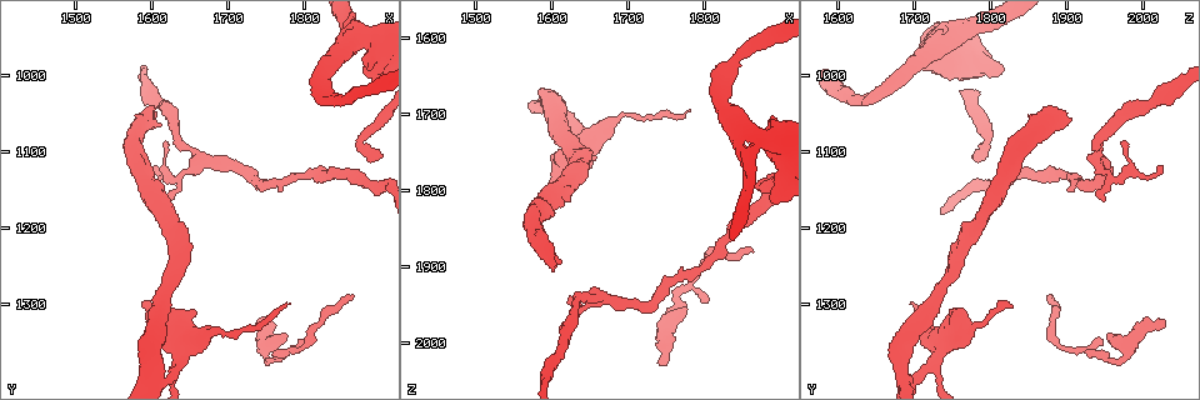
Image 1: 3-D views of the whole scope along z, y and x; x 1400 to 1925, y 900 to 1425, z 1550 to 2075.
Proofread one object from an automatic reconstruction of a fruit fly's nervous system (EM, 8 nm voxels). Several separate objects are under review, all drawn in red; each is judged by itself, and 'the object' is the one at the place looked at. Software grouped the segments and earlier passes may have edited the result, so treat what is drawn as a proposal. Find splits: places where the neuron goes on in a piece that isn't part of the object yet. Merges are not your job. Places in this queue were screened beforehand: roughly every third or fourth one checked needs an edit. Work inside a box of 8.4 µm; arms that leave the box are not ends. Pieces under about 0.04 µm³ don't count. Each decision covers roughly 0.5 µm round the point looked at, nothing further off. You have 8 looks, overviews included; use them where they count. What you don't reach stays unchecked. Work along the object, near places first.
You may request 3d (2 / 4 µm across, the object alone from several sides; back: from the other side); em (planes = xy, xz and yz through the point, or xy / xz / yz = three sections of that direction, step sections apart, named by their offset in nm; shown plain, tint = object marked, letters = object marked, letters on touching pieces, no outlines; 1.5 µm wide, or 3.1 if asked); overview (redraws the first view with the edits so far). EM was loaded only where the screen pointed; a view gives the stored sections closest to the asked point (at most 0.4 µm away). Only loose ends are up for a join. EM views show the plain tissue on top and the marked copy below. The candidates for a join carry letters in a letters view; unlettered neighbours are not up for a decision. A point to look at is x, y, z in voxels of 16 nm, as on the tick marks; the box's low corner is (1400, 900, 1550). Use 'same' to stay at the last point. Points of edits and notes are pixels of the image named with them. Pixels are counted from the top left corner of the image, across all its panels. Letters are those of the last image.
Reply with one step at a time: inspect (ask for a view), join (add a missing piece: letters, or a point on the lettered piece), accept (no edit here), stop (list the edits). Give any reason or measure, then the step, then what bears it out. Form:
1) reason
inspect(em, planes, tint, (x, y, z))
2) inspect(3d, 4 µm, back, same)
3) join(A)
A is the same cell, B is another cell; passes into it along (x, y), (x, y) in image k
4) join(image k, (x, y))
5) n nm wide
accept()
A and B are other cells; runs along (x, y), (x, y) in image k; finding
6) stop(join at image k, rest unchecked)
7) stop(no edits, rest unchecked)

an open end
inspect(3d, 2 µm, (1845, 960, 1760))

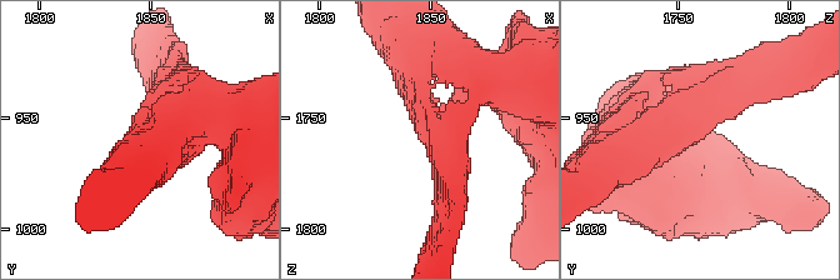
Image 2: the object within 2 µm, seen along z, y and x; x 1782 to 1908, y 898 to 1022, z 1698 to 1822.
inspect(em, xz, step 4, letters, (1849, 962, 1758))

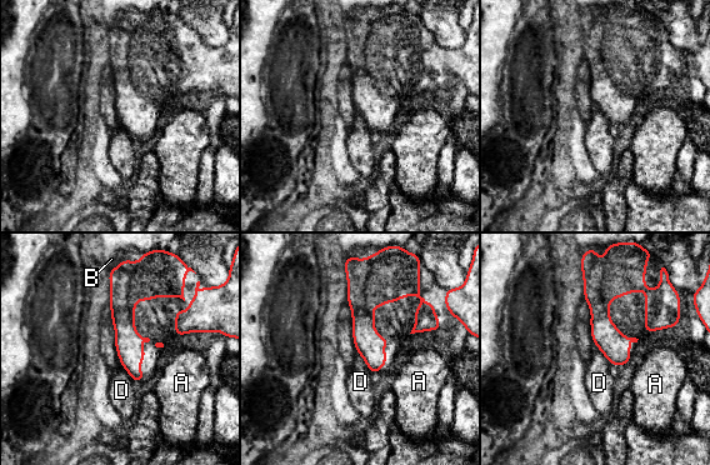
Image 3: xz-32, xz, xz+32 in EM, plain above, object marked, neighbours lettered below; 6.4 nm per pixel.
another direction
inspect(em, planes, letters, same)

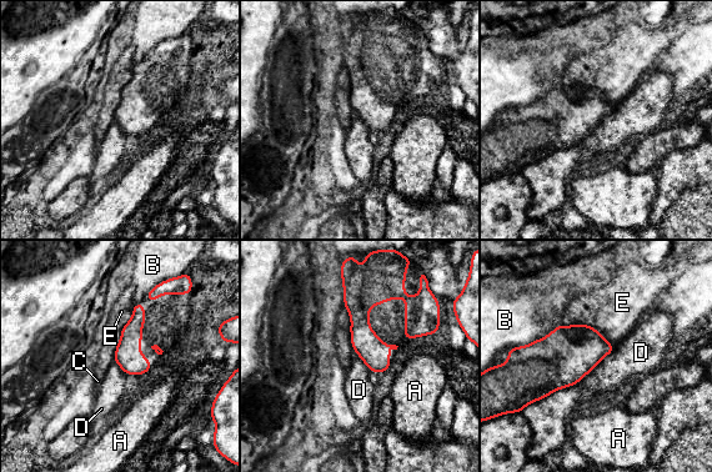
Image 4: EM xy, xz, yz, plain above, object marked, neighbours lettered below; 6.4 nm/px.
accept()
A, B, C, D and E are other cells; border along (616, 349), (576, 383), (541, 400) in image 4; no lettered piece goes on from it

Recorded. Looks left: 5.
an open end
inspect(em, xz, step 4, tint, (1740, 1320, 2030))

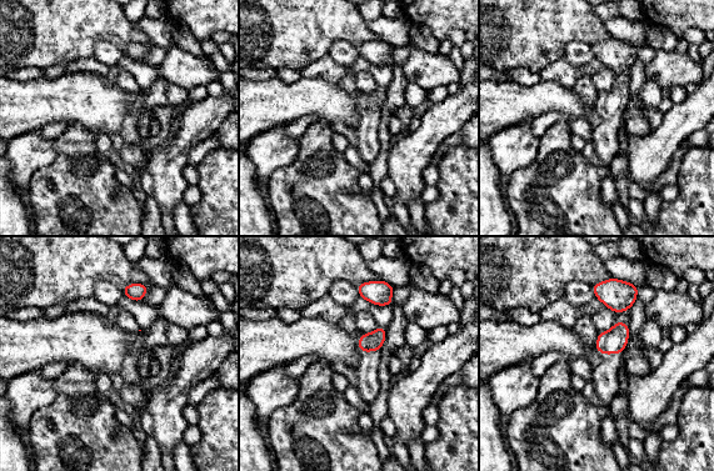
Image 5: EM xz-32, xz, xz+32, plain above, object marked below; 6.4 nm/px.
inspect(em, yz, step 8, letters, same)

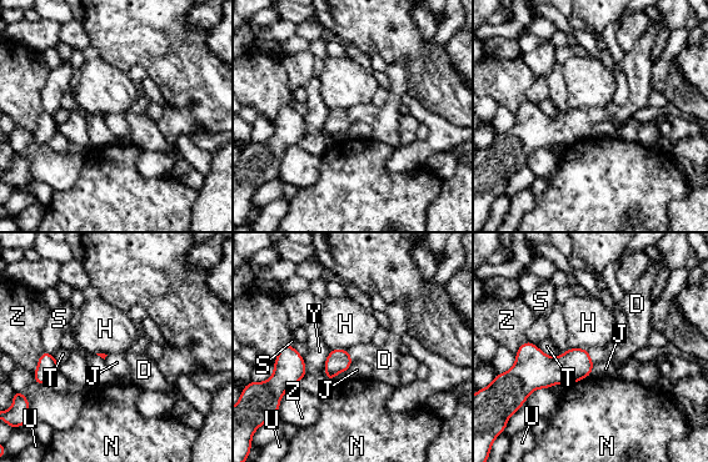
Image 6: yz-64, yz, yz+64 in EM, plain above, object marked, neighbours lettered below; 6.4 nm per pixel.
join(D)
D is the same cell, H, J, N, S, T, U, Y and Z are other cells; passes into it along (576, 363), (589, 356), (618, 355) in image 6; it goes on there

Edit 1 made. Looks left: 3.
inspect(overview)

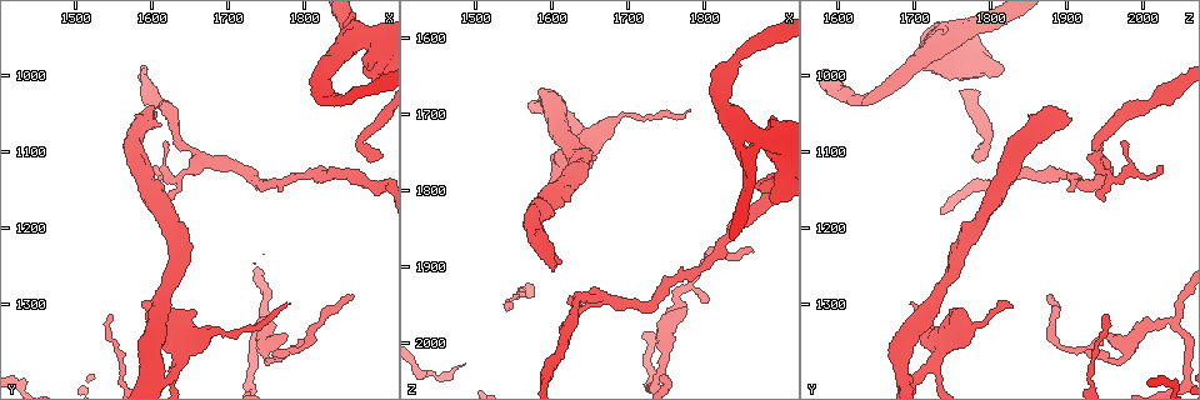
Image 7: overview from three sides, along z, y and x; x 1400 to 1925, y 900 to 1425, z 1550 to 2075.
inspect(em, xz, step 8, tint, (1595, 1300, 1825))

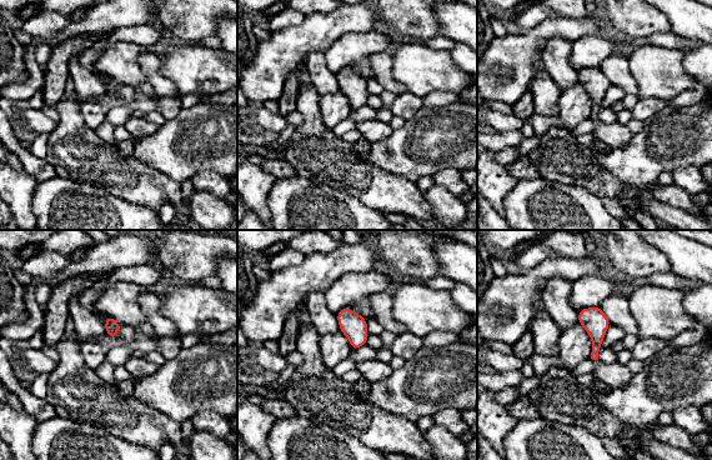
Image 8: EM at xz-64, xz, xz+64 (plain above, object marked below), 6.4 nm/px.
inspect(em, planes, letters, same)

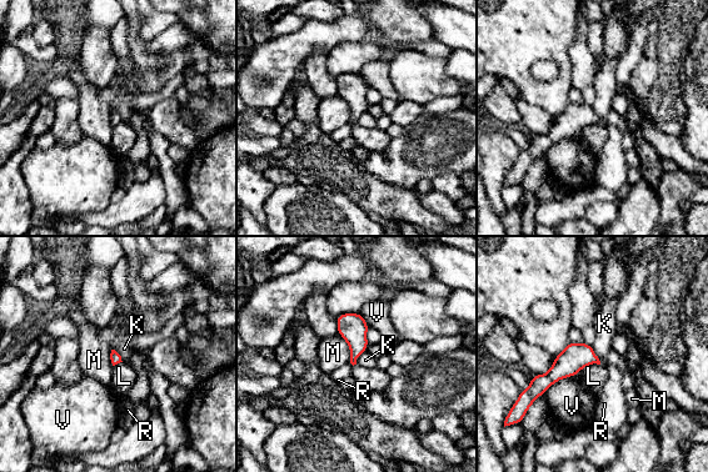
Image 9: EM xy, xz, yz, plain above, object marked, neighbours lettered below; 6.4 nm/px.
accept()
K, L, M, R and V are other cells; runs along (588, 347), (558, 370), (533, 395) in image 9; no lettered piece goes on from it

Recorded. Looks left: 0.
stop(join at image 6, rest unchecked)

